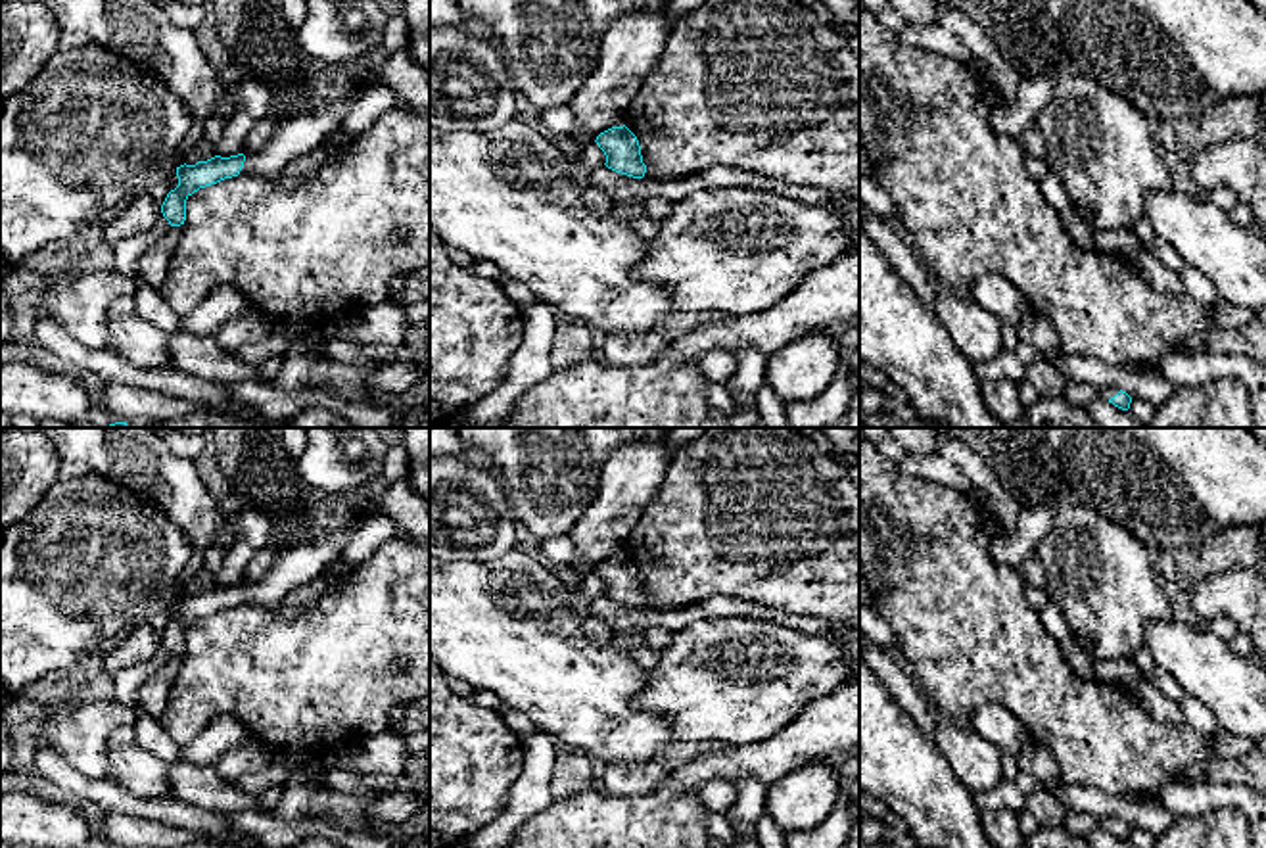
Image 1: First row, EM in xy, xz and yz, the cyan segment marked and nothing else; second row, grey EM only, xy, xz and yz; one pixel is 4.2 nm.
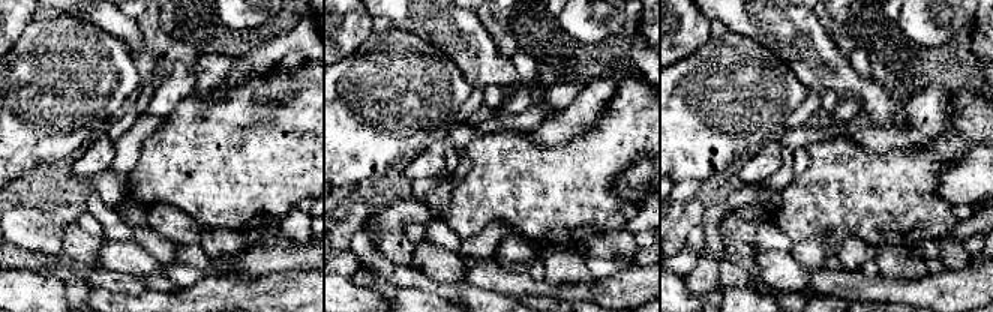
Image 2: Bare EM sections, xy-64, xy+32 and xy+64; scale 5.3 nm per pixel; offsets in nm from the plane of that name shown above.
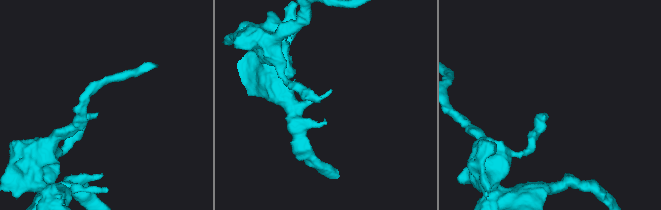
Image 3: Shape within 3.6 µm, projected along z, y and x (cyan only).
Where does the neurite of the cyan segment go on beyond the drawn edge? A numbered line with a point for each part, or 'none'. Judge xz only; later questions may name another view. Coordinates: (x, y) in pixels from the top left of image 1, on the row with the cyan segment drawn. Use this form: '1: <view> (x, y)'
none

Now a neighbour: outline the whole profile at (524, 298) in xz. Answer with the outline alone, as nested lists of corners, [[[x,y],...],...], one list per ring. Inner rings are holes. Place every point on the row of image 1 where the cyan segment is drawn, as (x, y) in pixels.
[[[503,274],[499,280],[503,292],[522,309],[529,309],[531,305],[539,303],[537,295],[526,288],[522,282]]]

